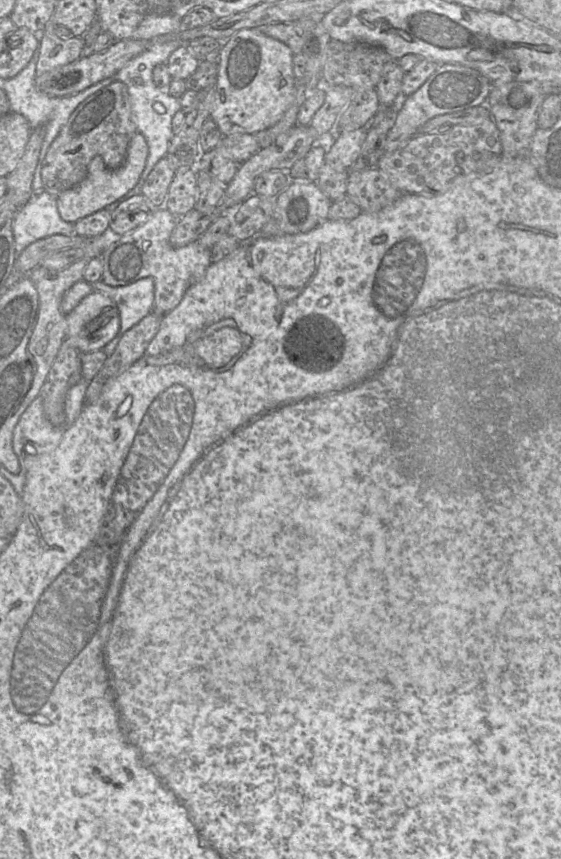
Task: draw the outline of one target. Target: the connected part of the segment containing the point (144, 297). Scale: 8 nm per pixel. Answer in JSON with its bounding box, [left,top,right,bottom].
[90,277,154,357]

